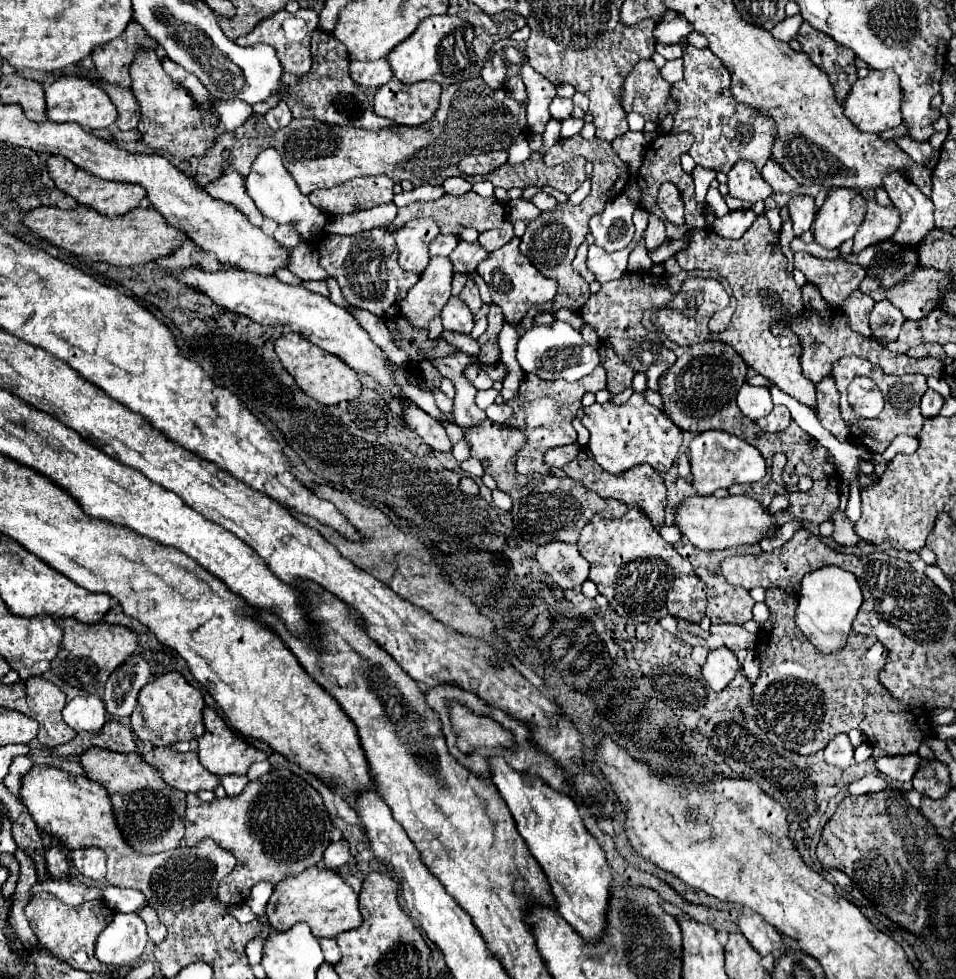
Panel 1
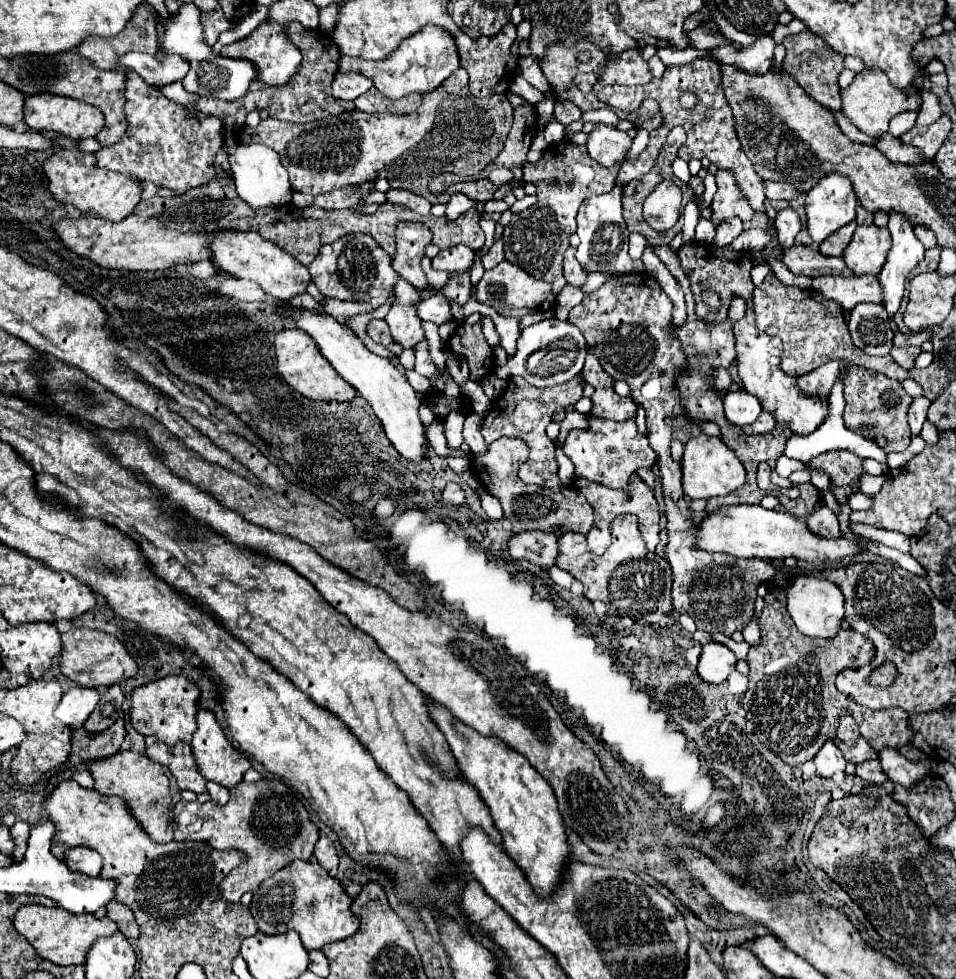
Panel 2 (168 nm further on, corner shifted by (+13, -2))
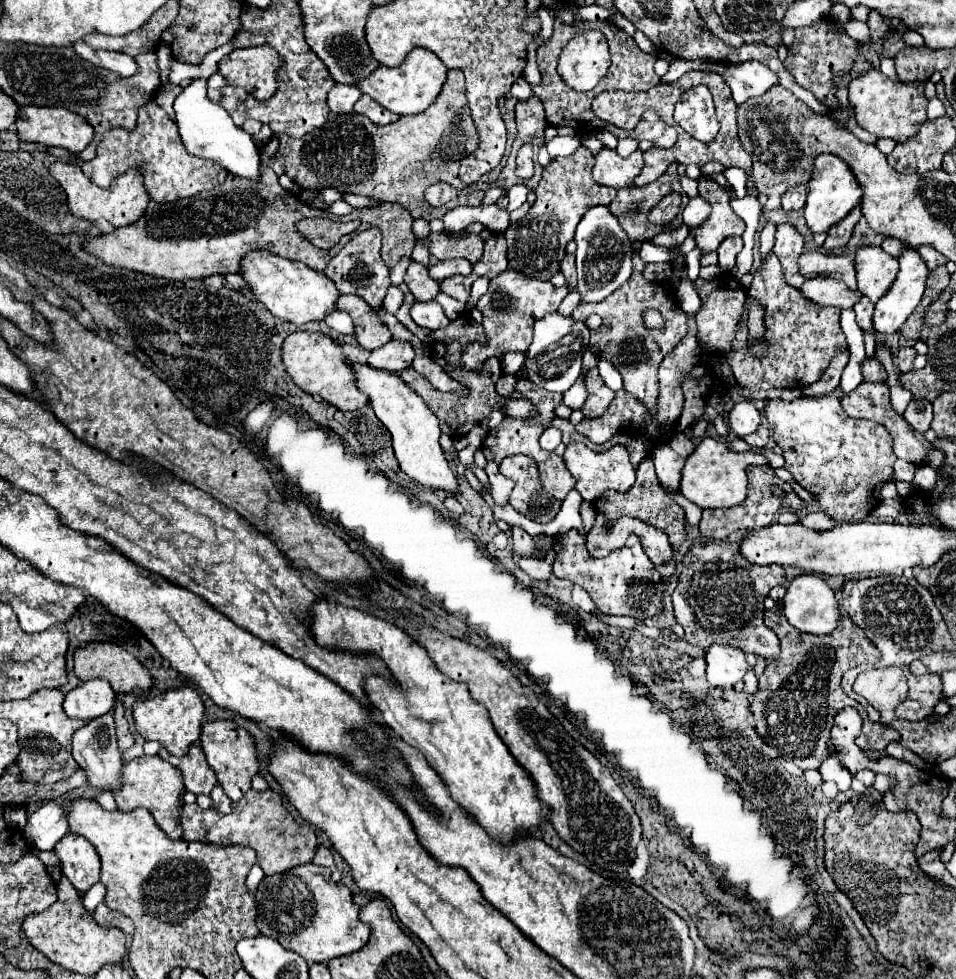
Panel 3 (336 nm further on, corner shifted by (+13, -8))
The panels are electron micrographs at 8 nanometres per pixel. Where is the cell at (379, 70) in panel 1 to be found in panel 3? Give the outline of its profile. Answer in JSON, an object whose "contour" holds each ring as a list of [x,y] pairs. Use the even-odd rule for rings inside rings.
{"contour":[[[335,84],[327,96],[327,104],[331,112],[335,114],[345,114],[351,112],[355,102],[361,98],[361,90],[357,86],[347,86],[347,84]]]}

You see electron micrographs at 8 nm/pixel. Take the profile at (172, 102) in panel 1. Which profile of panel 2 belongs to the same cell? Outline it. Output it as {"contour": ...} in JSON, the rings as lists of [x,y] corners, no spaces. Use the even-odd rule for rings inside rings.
{"contour":[[[127,72],[125,98],[125,116],[131,128],[119,144],[95,152],[97,168],[127,172],[141,182],[153,182],[157,188],[167,188],[177,194],[215,178],[213,162],[223,144],[223,126],[219,118],[187,116],[181,104],[165,98],[159,88],[149,86],[135,72]]]}

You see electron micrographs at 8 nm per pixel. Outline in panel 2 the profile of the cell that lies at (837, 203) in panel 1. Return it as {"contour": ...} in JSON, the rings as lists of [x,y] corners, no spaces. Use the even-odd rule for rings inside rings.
{"contour":[[[827,174],[817,186],[805,194],[807,230],[815,244],[821,244],[829,234],[855,220],[857,198],[849,178],[843,174]]]}

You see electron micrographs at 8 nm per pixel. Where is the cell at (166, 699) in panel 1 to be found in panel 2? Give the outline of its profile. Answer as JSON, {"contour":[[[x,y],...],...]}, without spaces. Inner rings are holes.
{"contour":[[[165,676],[161,680],[139,686],[131,692],[131,726],[143,736],[155,736],[159,742],[175,746],[177,742],[187,742],[197,724],[195,716],[199,710],[199,688],[193,680],[185,676]]]}

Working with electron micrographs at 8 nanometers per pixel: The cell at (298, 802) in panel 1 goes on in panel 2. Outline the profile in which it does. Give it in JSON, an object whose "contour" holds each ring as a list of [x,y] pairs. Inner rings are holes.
{"contour":[[[263,778],[263,780],[253,782],[253,784],[241,782],[235,788],[231,788],[231,798],[229,798],[229,802],[225,806],[219,806],[215,802],[199,804],[199,802],[185,802],[185,800],[181,800],[181,802],[175,804],[173,812],[175,812],[175,840],[203,840],[203,842],[211,844],[217,850],[233,850],[233,848],[237,848],[237,850],[243,850],[249,856],[249,860],[245,864],[237,866],[219,884],[221,896],[227,902],[239,902],[239,898],[245,892],[255,892],[265,878],[271,878],[277,870],[289,866],[297,858],[299,860],[311,860],[313,846],[319,840],[317,826],[309,820],[309,814],[307,814],[303,802],[281,780],[265,780]]]}

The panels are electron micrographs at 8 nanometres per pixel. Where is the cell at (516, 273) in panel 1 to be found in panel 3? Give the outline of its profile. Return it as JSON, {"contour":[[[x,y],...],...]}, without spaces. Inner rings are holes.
{"contour":[[[505,270],[491,278],[489,290],[479,298],[477,308],[483,314],[483,328],[487,340],[483,342],[487,348],[479,350],[481,344],[471,344],[463,350],[463,362],[471,370],[479,370],[481,364],[491,358],[491,356],[501,356],[511,350],[521,350],[527,352],[529,340],[533,338],[533,324],[535,320],[541,320],[543,316],[555,312],[561,304],[561,300],[567,296],[569,288],[567,286],[553,286],[551,282],[541,282],[535,278],[521,276],[517,270]]]}

